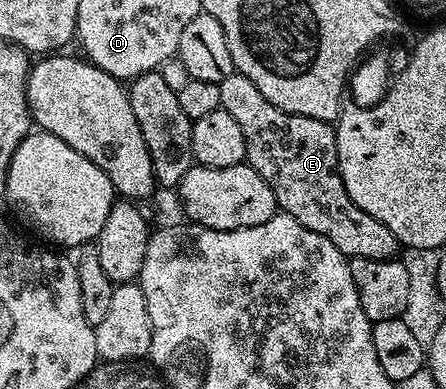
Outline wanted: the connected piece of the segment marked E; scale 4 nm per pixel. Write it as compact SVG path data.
M236 70L218 85L221 108L232 114L232 119L244 133L245 163L268 182L285 215L296 218L300 226L308 226L308 230L316 230L316 234L328 238L336 250L348 258L392 260L399 255L396 234L392 234L384 222L376 222L372 214L360 210L348 194L342 175L338 173L338 133L333 123L272 106L272 102L268 102L268 98L264 98L264 94Z

